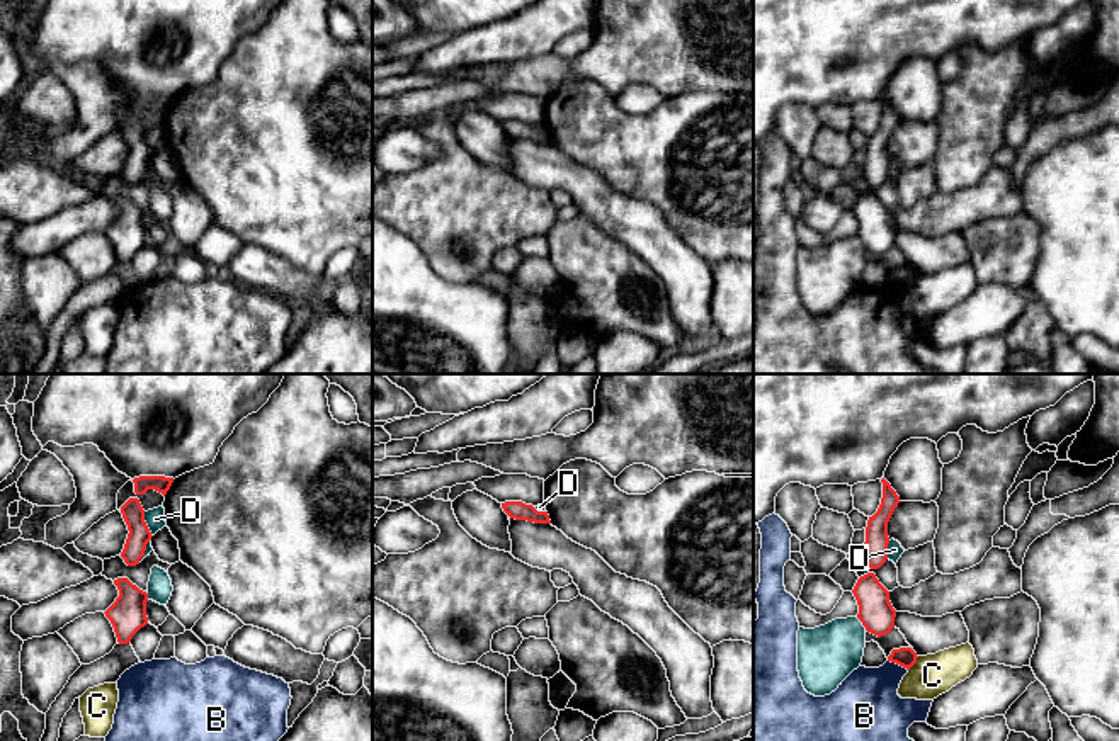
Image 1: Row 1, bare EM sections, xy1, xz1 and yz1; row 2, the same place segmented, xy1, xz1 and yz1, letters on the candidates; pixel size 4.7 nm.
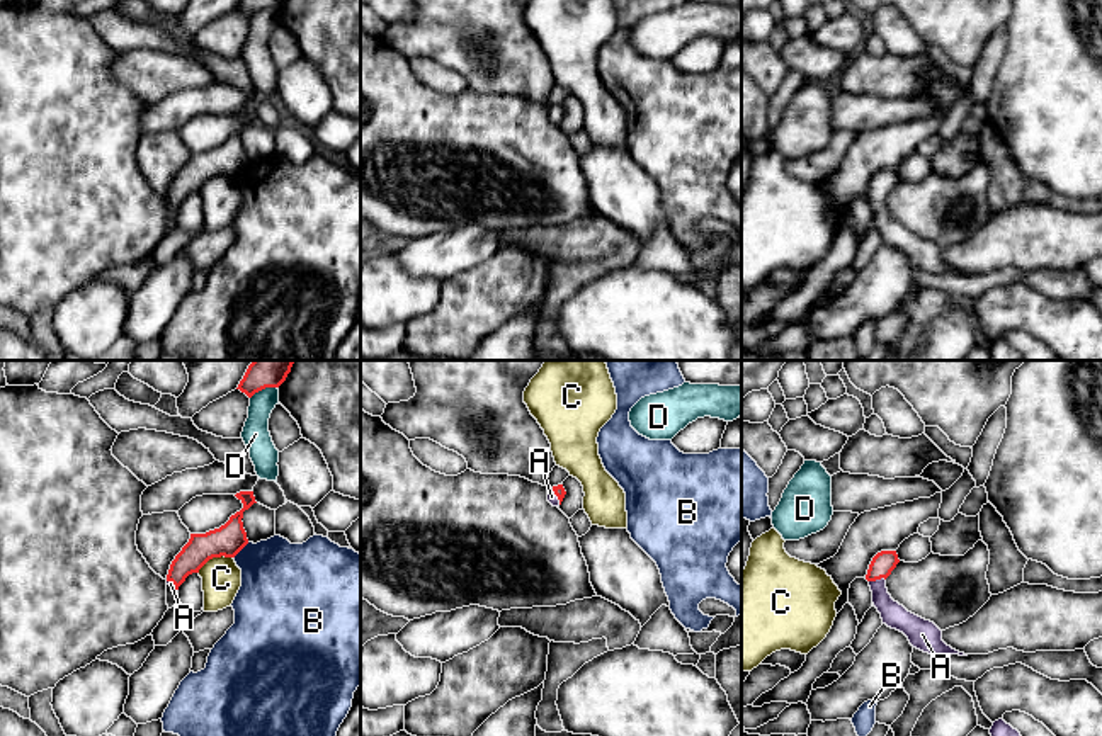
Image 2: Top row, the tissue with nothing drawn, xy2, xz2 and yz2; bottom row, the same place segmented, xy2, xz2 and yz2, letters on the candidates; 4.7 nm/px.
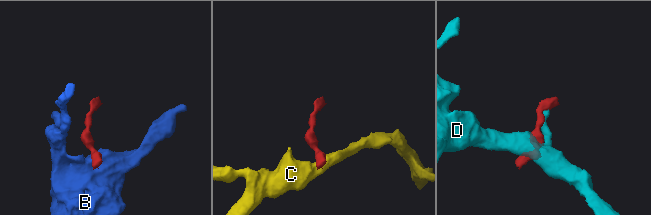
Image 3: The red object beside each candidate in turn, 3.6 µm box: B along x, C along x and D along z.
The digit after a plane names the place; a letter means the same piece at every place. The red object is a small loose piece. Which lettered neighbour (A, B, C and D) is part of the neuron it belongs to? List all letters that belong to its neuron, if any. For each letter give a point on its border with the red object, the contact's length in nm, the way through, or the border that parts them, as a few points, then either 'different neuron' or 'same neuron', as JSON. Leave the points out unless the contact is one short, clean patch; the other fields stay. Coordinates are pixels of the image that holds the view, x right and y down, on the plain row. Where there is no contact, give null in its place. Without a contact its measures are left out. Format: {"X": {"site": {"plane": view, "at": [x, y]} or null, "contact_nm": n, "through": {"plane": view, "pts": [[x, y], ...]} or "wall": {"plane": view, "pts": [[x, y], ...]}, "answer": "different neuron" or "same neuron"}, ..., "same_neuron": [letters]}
{"A": {"site": {"plane": "yz2", "at": [876, 198]}, "contact_nm": 80, "through": {"plane": "yz2", "pts": [[883, 182], [876, 198], [880, 216], [895, 235]]}, "answer": "same neuron"}, "B": {"site": {"plane": "yz1", "at": [898, 282]}, "contact_nm": 110, "wall": {"plane": "yz1", "pts": [[888, 279], [907, 289]]}, "answer": "different neuron"}, "C": {"site": {"plane": "xy2", "at": [215, 175]}, "contact_nm": 180, "wall": {"plane": "xy2", "pts": [[232, 175], [213, 175], [198, 191]]}, "answer": "different neuron"}, "D": {"site": {"plane": "xy2", "at": [262, 7]}, "contact_nm": 140, "answer": "different neuron"}, "same_neuron": ["A"]}

